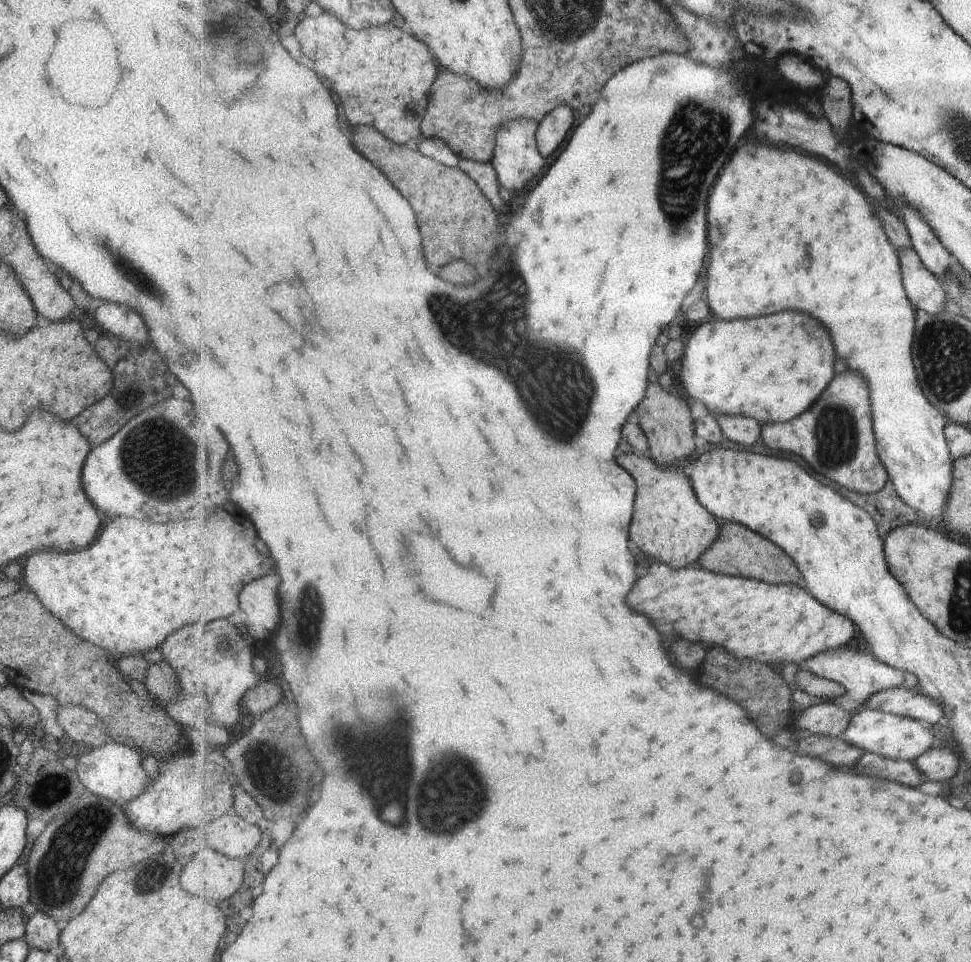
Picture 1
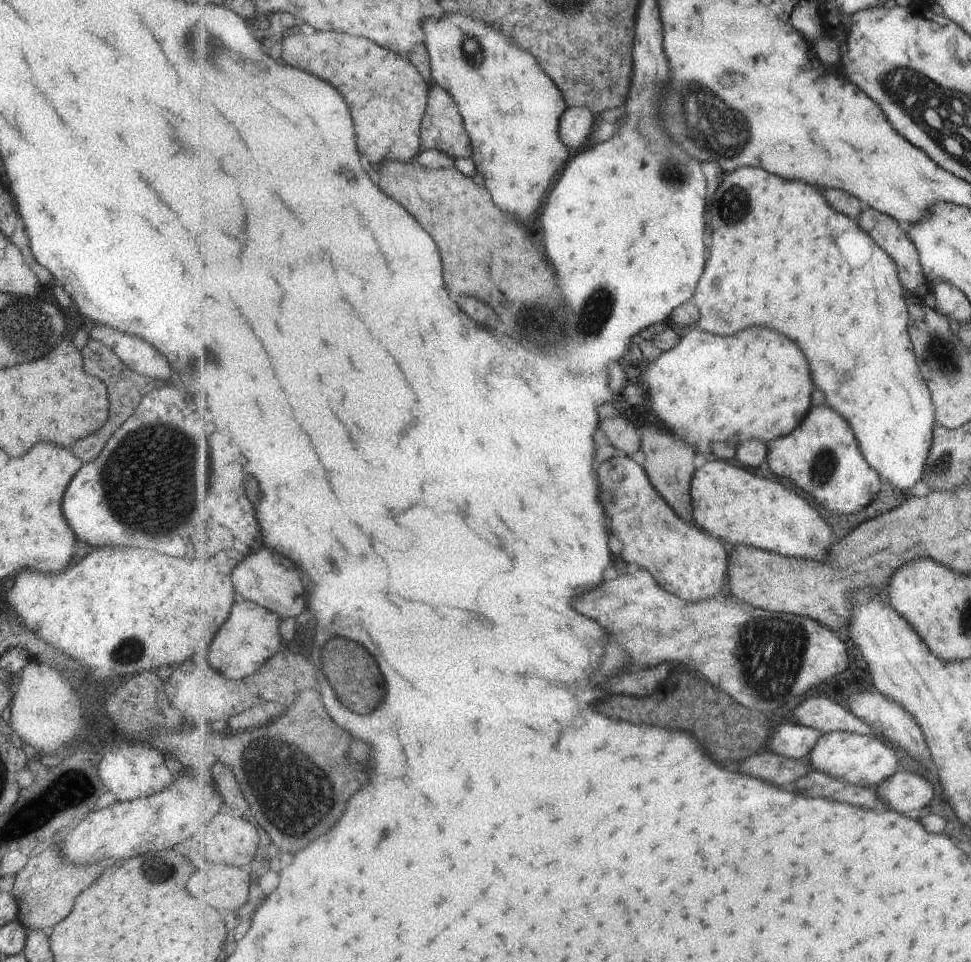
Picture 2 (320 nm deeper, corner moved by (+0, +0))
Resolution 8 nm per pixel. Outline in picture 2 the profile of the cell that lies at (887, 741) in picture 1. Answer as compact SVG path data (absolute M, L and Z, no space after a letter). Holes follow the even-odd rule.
M843 731L821 735L817 744L811 749L809 757L815 771L860 787L876 787L884 780L890 779L899 770L899 756L891 743L881 737Z

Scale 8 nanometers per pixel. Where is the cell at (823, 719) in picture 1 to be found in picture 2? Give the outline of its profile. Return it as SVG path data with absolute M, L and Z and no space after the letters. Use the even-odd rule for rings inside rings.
M795 721L779 723L771 732L767 751L794 761L801 760L810 756L811 749L817 744L820 736L817 729Z

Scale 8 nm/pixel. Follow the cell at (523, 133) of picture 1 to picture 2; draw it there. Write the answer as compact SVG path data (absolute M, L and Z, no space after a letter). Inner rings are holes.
M459 11L445 13L442 19L427 19L423 28L433 82L447 89L458 104L470 134L474 150L473 162L479 174L485 178L487 190L505 214L521 222L529 222L535 212L539 212L545 194L550 192L555 174L565 168L571 156L571 150L563 144L560 135L560 120L568 109L563 93L557 90L555 82L543 72L533 54L513 46L505 34L485 26L479 18L463 16Z

